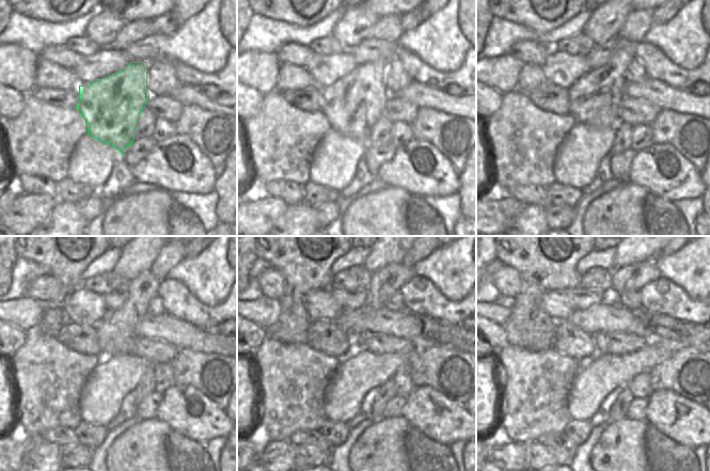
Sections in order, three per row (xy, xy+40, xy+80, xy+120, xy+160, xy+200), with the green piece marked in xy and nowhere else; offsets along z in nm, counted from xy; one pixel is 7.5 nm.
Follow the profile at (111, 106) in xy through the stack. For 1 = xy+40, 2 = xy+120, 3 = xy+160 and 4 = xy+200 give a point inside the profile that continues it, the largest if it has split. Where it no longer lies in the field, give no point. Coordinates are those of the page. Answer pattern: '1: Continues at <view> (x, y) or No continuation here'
1: Continues at xy+40 (352, 105)
2: Continues at xy+120 (116, 332)
3: Continues at xy+160 (384, 282)
4: Continues at xy+200 (633, 277).

